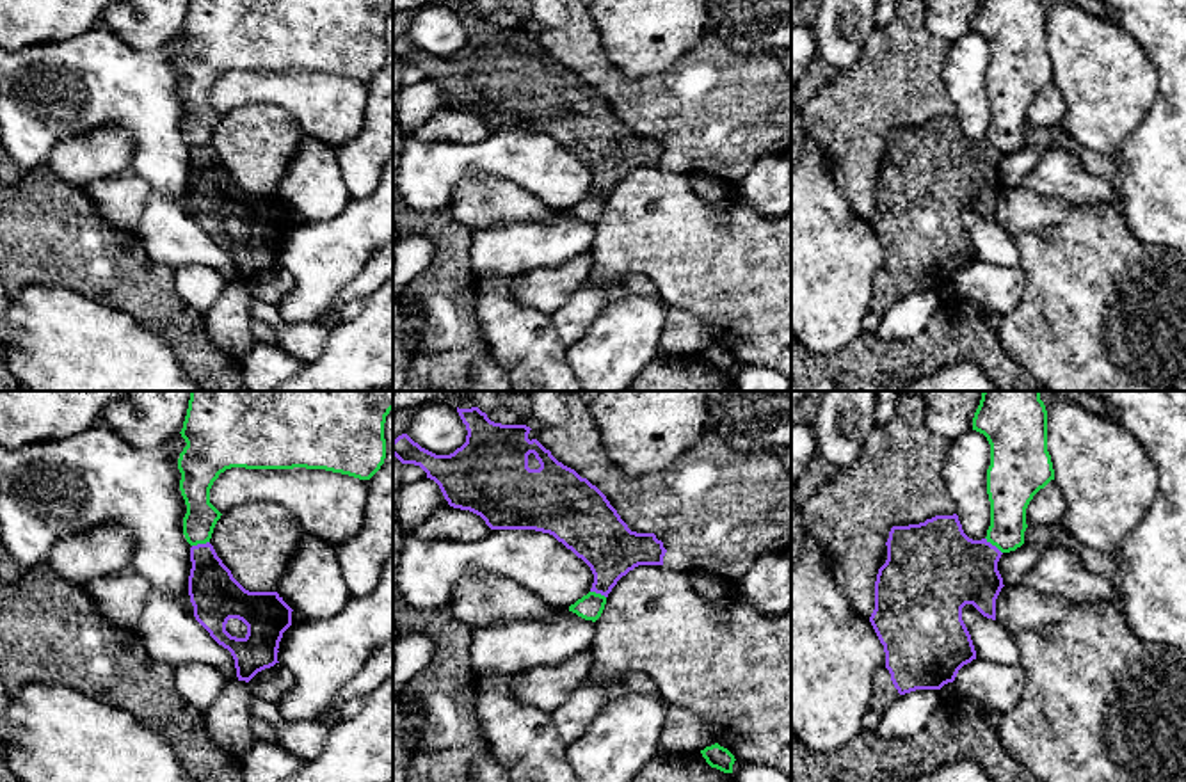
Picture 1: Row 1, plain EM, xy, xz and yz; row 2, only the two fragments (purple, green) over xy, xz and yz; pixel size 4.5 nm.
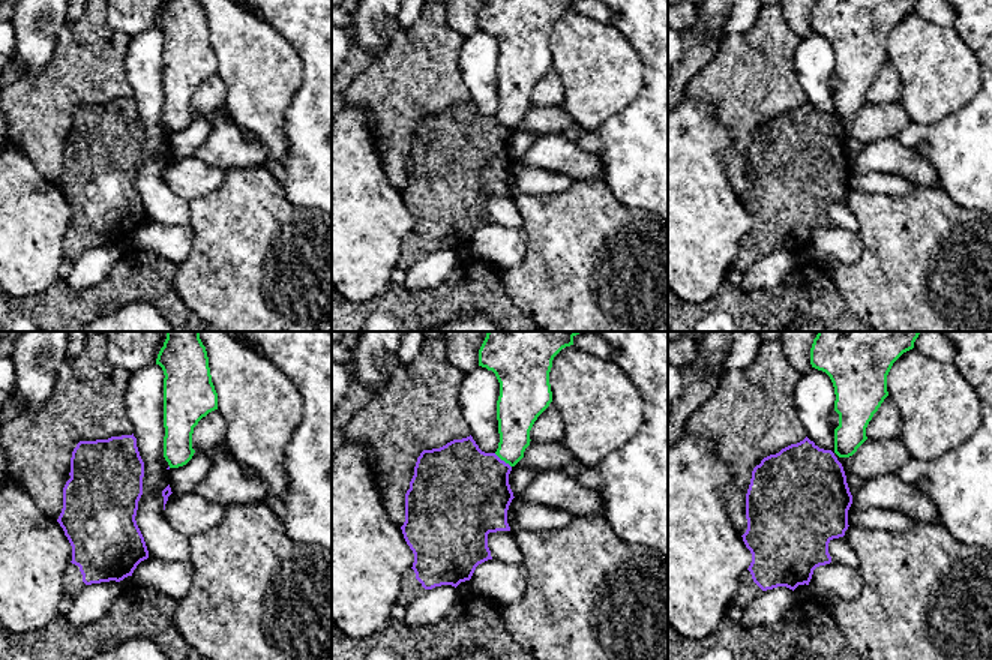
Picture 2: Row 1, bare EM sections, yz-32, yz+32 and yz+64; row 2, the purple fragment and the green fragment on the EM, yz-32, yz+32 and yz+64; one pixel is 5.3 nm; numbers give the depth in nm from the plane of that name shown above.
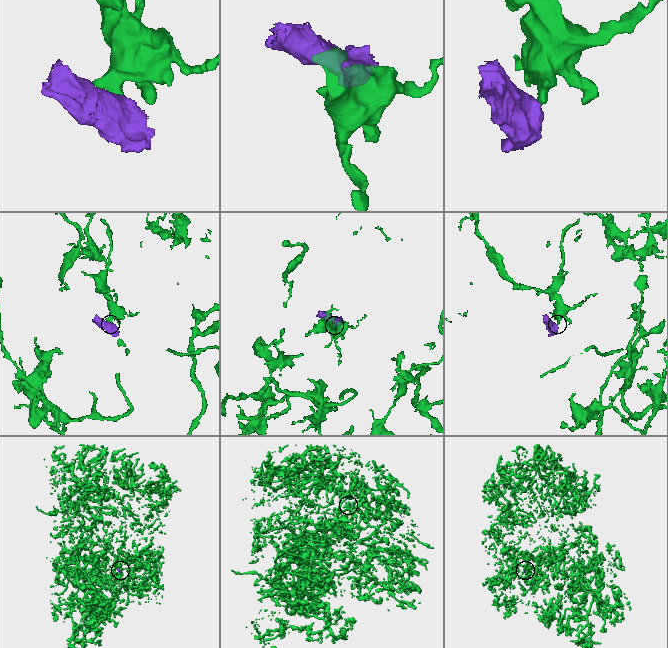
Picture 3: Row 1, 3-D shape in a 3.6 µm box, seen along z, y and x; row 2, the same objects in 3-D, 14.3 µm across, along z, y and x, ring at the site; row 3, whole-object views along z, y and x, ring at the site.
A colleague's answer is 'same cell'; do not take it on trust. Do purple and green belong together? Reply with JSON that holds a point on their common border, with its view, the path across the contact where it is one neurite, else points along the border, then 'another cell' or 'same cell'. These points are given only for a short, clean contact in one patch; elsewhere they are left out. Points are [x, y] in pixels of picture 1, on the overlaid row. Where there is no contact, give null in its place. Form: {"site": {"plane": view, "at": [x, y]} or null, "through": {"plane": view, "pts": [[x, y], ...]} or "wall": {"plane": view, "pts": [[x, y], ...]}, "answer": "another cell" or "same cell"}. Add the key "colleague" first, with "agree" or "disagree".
{"colleague": "disagree", "site": {"plane": "yz", "at": [994, 546]}, "wall": {"plane": "yz", "pts": [[985, 537], [1001, 553]]}, "answer": "another cell"}

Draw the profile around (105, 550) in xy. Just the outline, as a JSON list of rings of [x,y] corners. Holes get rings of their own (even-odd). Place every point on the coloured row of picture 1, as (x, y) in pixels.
[[[101,524],[57,542],[48,565],[64,579],[85,585],[91,579],[130,571],[133,540],[121,524]]]

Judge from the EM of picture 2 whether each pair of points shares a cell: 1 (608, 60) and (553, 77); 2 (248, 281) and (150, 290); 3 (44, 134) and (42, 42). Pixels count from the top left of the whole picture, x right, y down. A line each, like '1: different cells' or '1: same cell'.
1: different cells
2: different cells
3: different cells

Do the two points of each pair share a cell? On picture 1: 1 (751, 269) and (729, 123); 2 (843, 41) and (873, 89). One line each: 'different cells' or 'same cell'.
1: different cells
2: different cells

